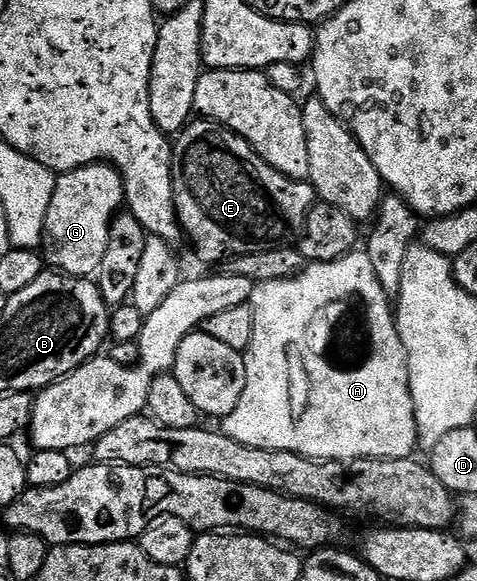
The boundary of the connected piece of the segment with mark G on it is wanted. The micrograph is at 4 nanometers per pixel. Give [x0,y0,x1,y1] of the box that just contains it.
[43,163,125,278]

